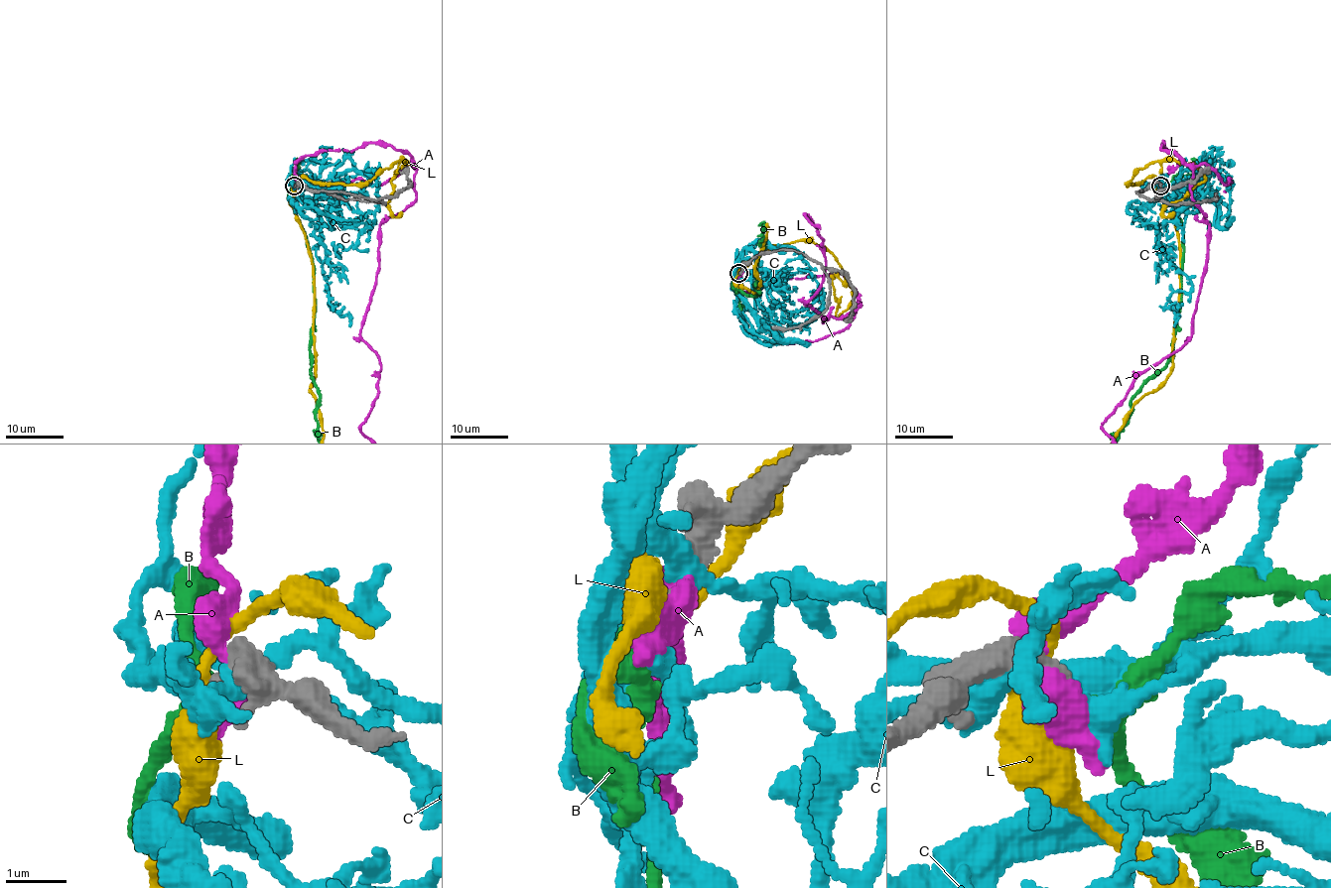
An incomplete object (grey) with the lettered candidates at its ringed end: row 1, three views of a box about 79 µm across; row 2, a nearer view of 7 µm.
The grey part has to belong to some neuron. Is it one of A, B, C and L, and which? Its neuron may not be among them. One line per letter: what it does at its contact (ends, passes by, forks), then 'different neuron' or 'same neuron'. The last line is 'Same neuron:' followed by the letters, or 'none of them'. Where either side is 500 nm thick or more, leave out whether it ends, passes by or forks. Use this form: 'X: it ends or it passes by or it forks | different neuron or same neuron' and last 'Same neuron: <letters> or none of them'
A: it passes by | different neuron
B: it ends | same neuron
C: it ends | different neuron
L: it passes by | different neuron
Same neuron: B

